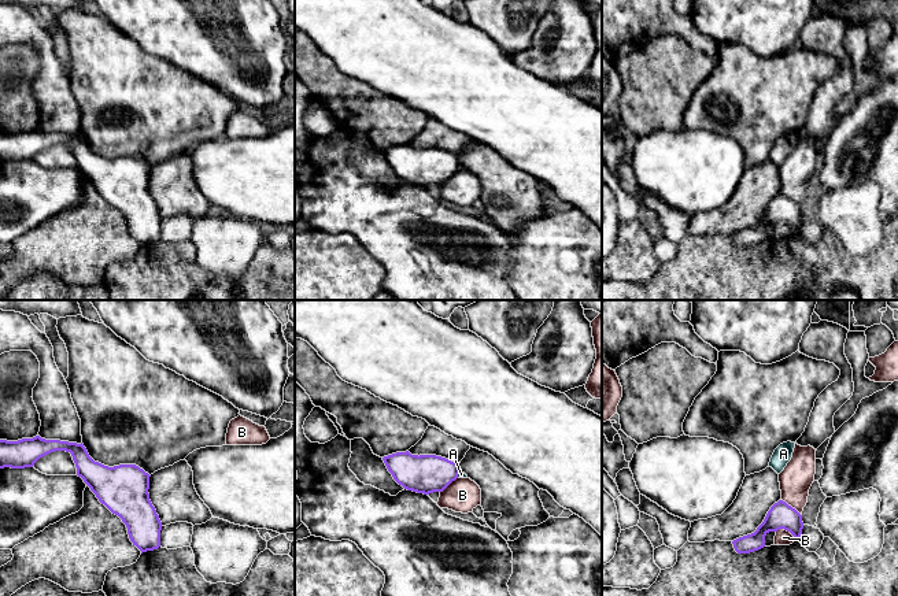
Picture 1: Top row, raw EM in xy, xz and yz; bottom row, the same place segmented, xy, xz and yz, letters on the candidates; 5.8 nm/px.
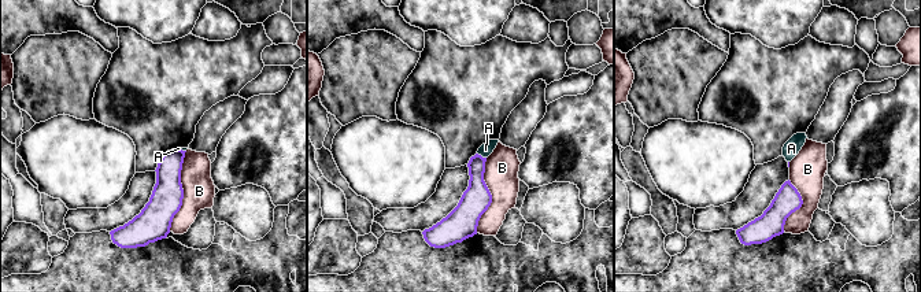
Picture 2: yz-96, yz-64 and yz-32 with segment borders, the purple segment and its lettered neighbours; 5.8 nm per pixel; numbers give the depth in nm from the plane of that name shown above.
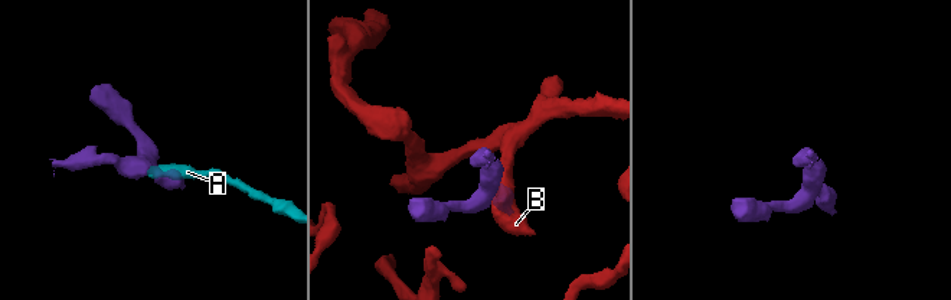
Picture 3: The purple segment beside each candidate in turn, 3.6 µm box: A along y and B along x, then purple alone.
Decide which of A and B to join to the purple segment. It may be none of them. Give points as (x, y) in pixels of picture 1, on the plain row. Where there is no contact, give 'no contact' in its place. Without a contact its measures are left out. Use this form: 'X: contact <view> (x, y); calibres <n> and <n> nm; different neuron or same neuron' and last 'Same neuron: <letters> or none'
A: contact xz (458, 166); calibres 220 and 40 nm; different neuron
B: contact yz (787, 224); calibres 150 and 90 nm; different neuron
Same neuron: none

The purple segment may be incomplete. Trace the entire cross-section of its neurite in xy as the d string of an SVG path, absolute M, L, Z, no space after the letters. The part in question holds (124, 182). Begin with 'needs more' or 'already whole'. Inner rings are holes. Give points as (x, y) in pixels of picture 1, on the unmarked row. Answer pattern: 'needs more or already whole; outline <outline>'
already whole; outline M40 129L18 134L0 133L0 162L25 162L55 144L70 145L77 169L128 221L133 238L141 247L160 240L162 215L149 193L149 167L136 158L114 160L95 155L84 137L45 133Z

